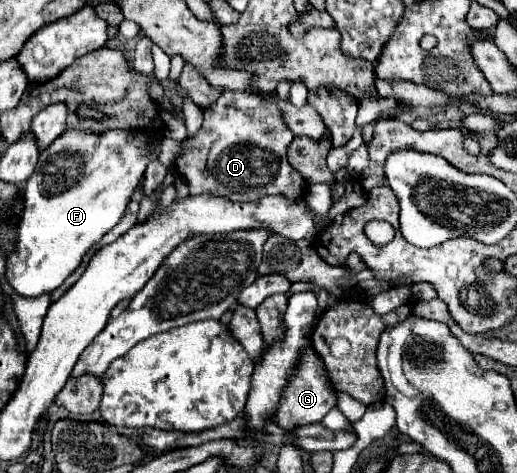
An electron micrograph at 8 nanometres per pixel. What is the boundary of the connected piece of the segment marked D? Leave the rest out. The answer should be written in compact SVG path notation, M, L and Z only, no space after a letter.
M226 92L216 102L212 102L212 106L204 108L204 122L206 122L204 132L212 136L216 136L216 128L222 122L222 134L210 144L210 152L204 158L204 162L202 162L202 150L206 148L204 134L198 134L196 138L184 144L184 154L178 160L178 172L186 176L190 194L204 194L204 192L222 194L234 202L254 200L266 194L286 194L288 198L304 196L306 182L302 182L302 176L288 164L288 158L286 158L286 150L294 136L290 134L290 130L286 130L286 126L282 126L282 122L278 122L278 118L274 118L274 110L270 110L270 106L262 106L258 98L250 98L248 94Z

